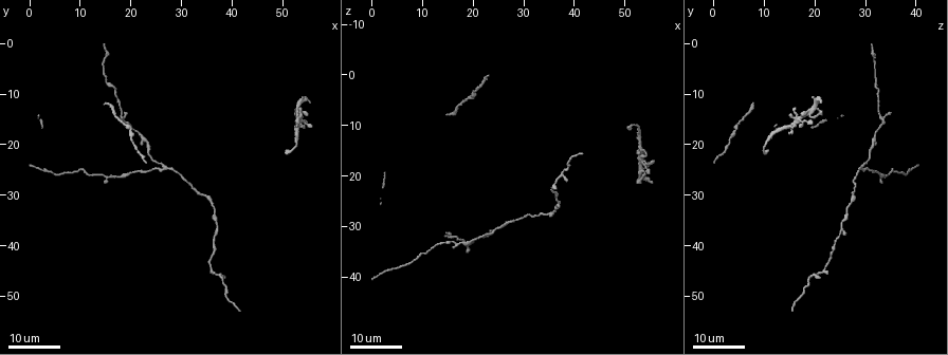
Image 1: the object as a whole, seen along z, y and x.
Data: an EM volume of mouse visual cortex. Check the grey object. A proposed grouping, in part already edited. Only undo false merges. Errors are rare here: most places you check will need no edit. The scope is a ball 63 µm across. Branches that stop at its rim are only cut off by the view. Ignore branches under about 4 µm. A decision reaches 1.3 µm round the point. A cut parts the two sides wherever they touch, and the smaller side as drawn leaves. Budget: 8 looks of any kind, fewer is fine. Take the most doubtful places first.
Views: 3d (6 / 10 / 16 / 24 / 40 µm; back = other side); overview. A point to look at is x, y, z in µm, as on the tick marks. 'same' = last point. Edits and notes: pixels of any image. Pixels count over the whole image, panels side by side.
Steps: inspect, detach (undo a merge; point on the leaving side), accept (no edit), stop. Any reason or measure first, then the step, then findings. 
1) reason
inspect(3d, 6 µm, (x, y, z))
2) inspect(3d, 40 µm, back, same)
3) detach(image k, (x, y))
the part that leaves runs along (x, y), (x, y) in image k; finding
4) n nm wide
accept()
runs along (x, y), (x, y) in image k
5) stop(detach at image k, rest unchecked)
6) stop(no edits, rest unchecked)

three arms meet
inspect(3d, 16 µm, (26.5, 25.0, 29.0))

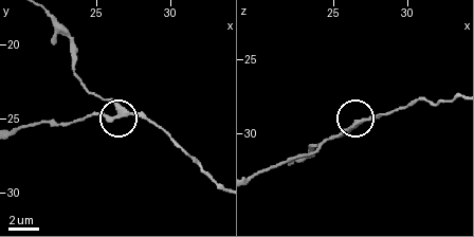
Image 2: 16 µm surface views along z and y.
closer look
inspect(3d, 10 µm, (26.8, 25.0, 29.4))

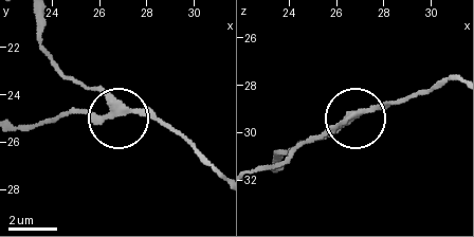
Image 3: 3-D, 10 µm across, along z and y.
detach(image 3, (88, 115))
the part that leaves runs along (115, 111), (98, 117), (69, 111), (20, 123) in image 3; two cells meet here

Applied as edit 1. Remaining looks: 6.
inspect(overview)

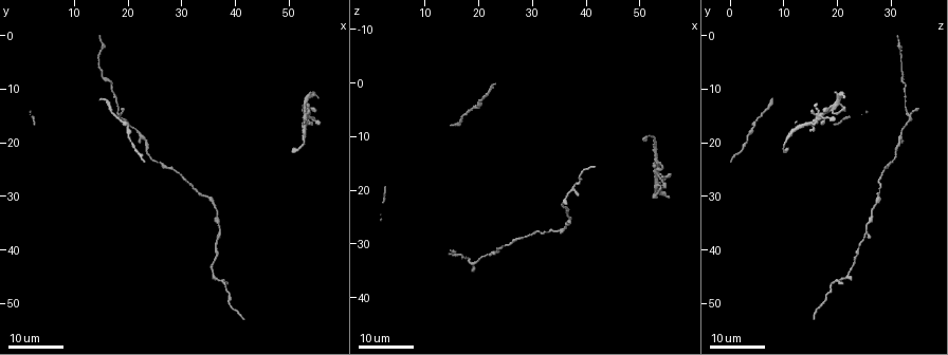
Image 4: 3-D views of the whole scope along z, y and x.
calibre changes
inspect(3d, 24 µm, (18.0, 14.5, 33.5))

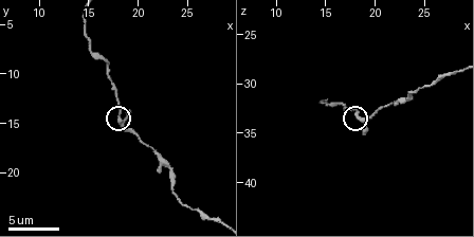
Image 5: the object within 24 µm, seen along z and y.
inspect(3d, 6 µm, (18.0, 14.8, 33.0))

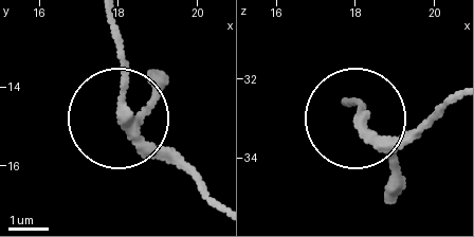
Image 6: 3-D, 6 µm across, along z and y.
3 arms
accept()
runs along (218, 202), (123, 114), (116, 23) in image 6; one cell here

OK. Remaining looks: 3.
inspect(3d, 24 µm, (36.0, 32.5, 27.0))

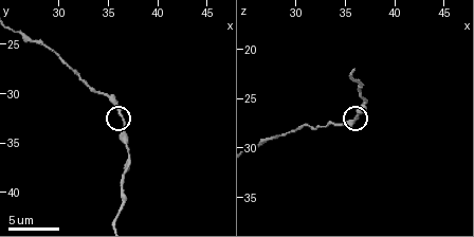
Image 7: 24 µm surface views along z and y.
closer look
inspect(3d, 10 µm, (36.4, 32.2, 26.6))

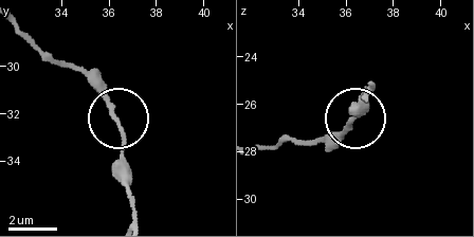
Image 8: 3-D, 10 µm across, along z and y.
inspect(3d, 6 µm, (36.3, 32.2, 26.7))

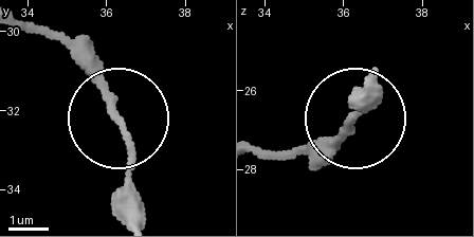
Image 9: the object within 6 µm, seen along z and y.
accept()
runs along (261, 150), (315, 150), (362, 110) in image 9; one cell here

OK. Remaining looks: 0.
stop(detach at image 3, rest unchecked)

